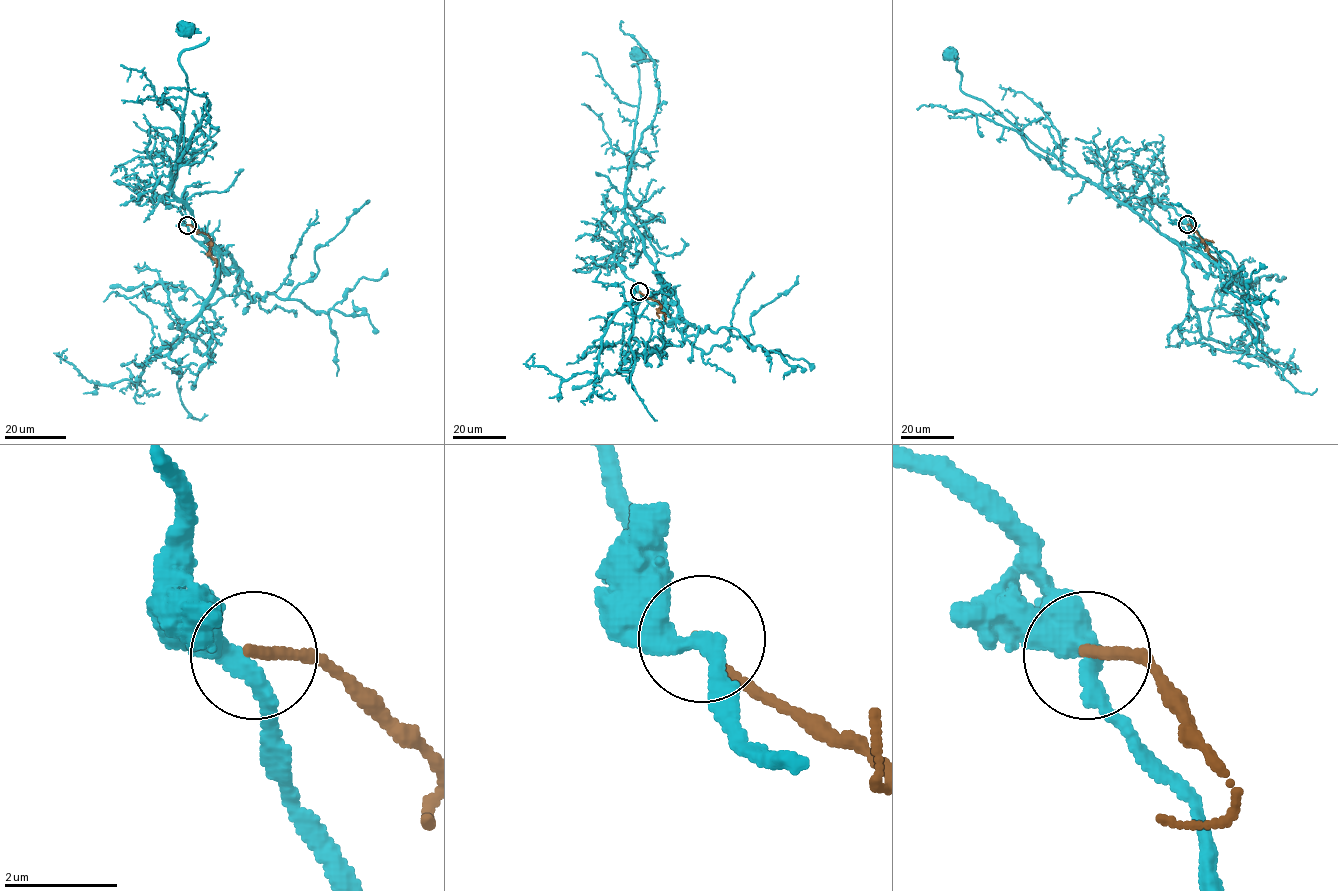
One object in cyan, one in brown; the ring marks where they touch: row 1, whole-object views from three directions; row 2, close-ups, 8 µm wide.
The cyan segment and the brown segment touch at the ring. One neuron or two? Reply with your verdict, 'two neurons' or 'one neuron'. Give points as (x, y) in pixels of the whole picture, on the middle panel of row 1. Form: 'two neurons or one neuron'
two neurons

